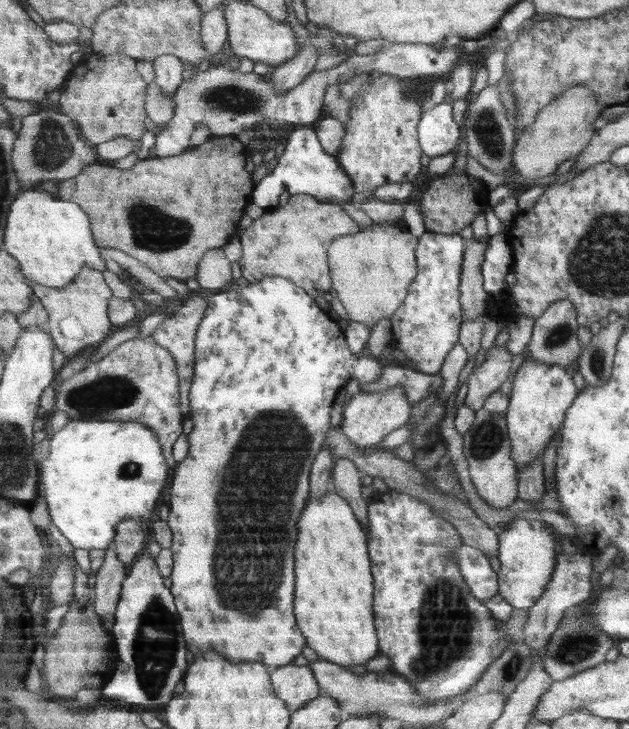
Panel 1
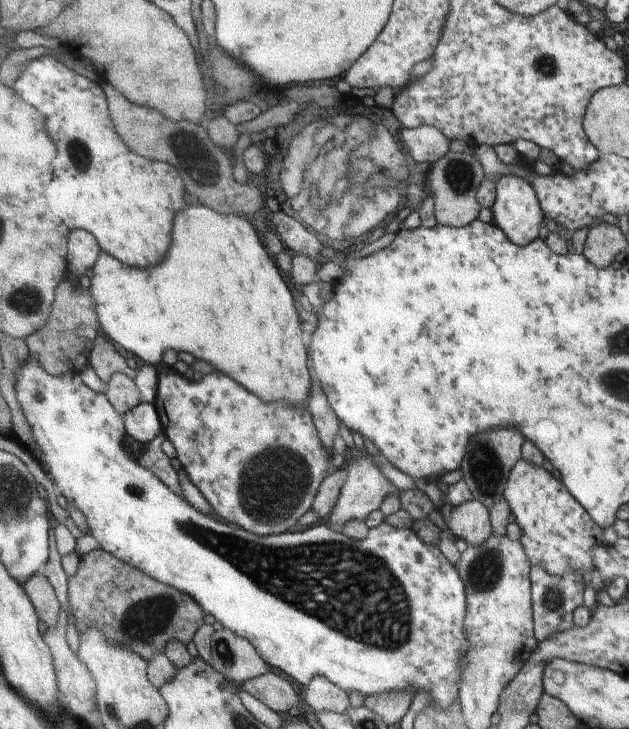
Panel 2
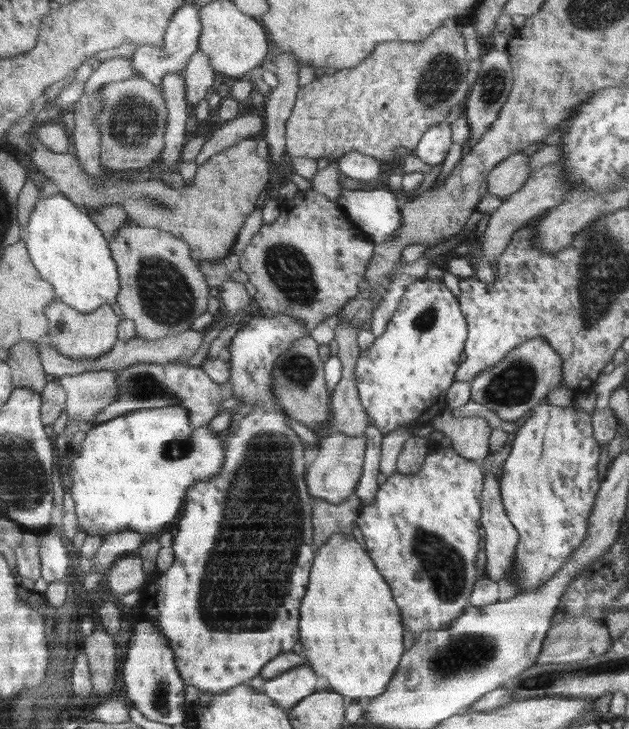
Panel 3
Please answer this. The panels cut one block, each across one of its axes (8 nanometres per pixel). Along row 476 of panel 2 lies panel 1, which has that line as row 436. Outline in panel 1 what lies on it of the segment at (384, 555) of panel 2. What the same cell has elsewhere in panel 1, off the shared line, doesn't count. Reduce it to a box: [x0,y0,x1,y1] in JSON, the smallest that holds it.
[39,420,170,550]

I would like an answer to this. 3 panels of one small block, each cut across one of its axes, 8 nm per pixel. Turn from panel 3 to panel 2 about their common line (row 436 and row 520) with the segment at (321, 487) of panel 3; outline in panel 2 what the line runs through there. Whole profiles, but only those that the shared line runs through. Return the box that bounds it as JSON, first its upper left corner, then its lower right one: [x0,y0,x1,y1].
[328,453,400,533]

